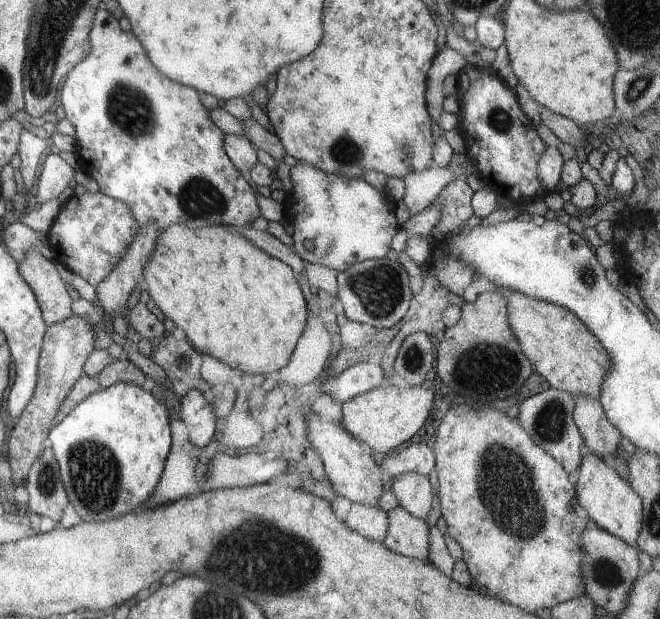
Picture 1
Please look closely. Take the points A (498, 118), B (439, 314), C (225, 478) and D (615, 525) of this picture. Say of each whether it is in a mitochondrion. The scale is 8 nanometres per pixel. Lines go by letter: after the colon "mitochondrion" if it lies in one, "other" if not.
A: mitochondrion
B: other
C: other
D: other

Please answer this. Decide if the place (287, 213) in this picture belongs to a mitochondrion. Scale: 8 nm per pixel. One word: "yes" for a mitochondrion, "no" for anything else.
no

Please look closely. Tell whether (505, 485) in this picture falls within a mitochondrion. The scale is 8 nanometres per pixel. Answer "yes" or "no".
yes

